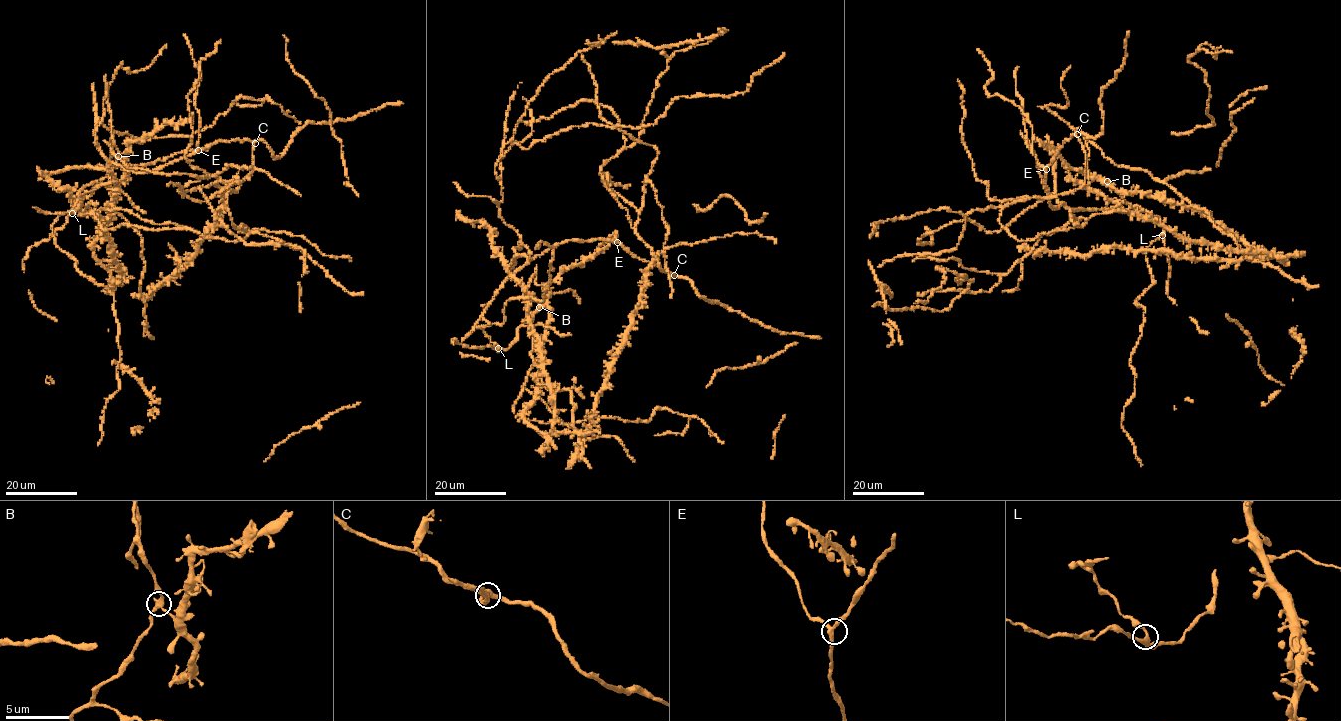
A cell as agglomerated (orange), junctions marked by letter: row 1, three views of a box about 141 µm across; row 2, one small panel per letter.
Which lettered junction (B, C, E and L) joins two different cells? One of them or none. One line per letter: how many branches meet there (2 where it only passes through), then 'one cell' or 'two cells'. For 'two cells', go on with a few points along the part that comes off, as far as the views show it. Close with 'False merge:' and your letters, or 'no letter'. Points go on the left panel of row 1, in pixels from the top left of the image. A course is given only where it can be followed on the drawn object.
B: 3 | two cells
C: 3 | one cell
E: 3 | one cell
L: 3 | one cell
False merge: B

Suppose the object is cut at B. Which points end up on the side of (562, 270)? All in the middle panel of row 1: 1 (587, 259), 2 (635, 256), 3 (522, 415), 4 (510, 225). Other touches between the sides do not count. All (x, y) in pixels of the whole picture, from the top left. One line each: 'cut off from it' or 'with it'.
1: with it
2: cut off from it
3: with it
4: cut off from it

